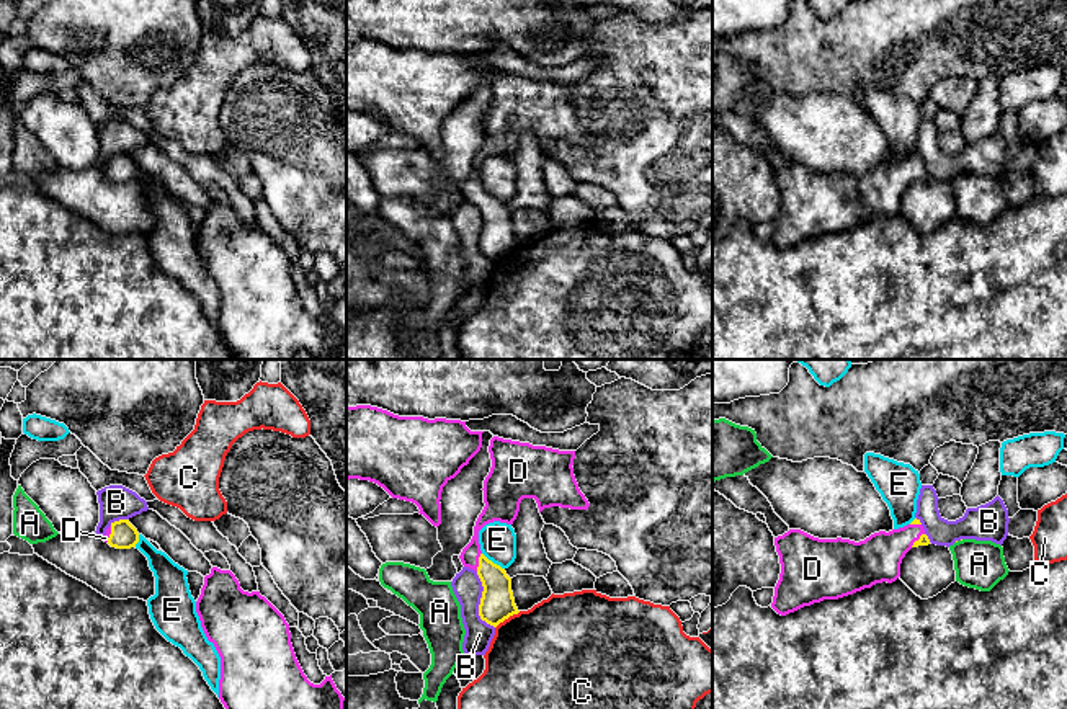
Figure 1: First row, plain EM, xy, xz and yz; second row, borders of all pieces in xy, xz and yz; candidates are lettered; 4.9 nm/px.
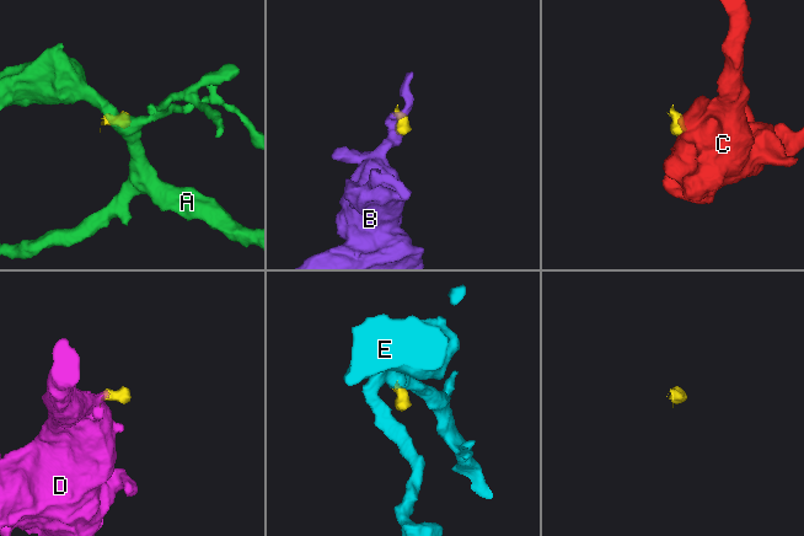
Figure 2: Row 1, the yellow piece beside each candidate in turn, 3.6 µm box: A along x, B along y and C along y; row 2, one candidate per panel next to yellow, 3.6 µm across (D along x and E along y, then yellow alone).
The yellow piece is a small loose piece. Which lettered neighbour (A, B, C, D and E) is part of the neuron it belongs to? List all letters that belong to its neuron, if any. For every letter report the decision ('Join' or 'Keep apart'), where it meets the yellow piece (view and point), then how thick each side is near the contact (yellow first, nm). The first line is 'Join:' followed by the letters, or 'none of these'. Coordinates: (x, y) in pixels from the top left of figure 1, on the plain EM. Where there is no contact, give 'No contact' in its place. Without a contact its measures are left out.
Join: D
A: Keep apart. No contact
B: Keep apart. Touches yellow at xz (481, 236). Thickness 170 nm (yellow) against 140 nm
C: Keep apart. Touches yellow at xz (507, 252). Thickness 170 nm (yellow) against 480 nm
D: Join. Touches yellow at xz (479, 196). Thickness 170 nm (yellow) against 90 nm
E: Keep apart. Touches yellow at xz (492, 196). Thickness 170 nm (yellow) against 180 nm

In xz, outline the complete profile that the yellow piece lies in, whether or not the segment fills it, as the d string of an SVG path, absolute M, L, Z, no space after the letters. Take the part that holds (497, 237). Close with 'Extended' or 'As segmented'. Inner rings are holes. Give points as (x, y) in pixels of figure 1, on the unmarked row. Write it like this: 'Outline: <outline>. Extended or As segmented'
Outline: M493 70L489 87L492 101L482 123L485 140L475 155L474 170L459 193L464 201L475 204L482 216L480 253L497 261L520 245L515 239L511 212L505 203L482 188L479 165L493 155L513 158L523 132L534 132L539 147L551 140L588 144L590 137L574 109L575 85L559 85Z. Extended

